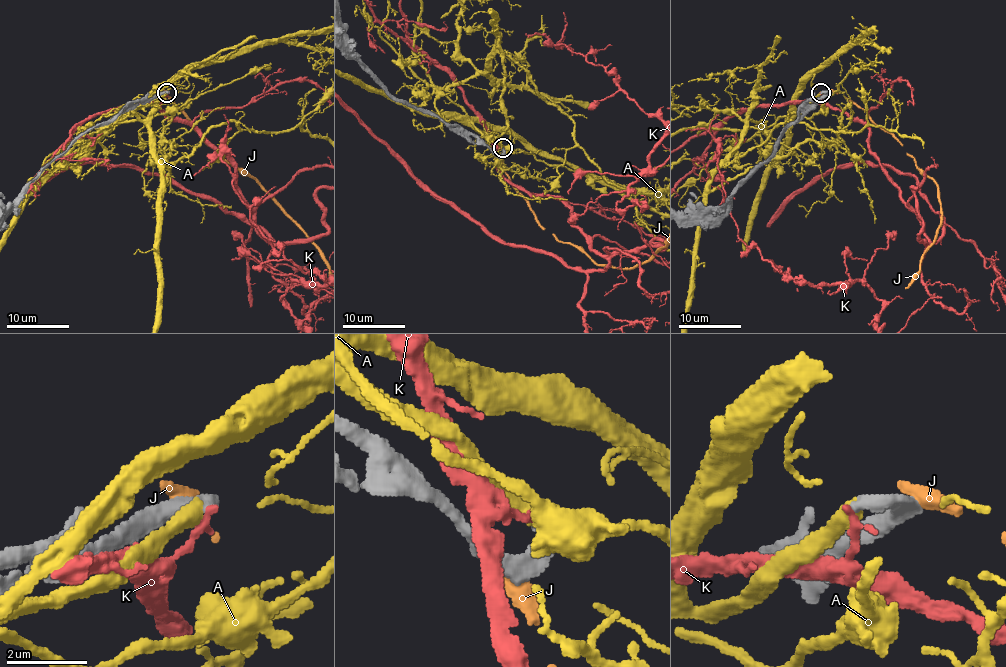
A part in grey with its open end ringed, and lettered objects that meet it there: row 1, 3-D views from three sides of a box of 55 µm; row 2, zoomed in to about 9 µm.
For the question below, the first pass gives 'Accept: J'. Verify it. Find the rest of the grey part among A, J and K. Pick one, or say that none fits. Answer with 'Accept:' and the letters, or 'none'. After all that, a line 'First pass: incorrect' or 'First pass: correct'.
Accept: A
First pass: incorrect

